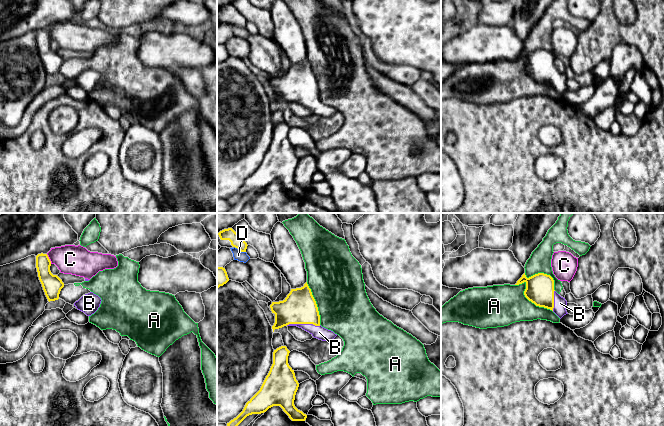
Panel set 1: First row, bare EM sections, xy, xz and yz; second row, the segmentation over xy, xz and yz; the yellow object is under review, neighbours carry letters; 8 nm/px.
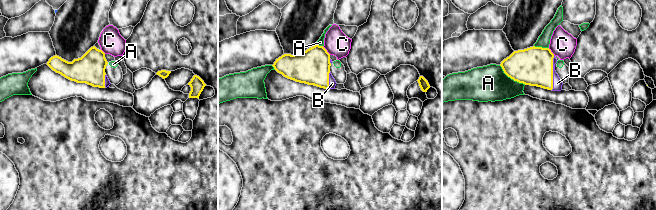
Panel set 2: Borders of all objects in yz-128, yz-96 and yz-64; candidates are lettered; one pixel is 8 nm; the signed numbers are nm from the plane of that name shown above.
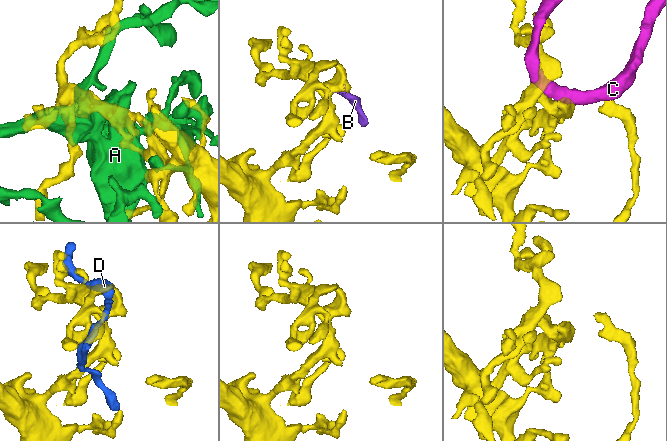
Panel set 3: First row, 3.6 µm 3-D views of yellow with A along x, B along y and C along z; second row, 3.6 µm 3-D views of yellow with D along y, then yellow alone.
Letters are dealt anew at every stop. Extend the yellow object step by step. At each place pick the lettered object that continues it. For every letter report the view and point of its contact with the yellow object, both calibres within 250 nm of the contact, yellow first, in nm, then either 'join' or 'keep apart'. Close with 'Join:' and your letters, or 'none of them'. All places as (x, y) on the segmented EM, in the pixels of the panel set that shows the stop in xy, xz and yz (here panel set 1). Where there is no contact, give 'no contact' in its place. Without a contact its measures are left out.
A: yz (527, 298) | 220/340 nm | keep apart
B: xz (303, 323) | 280/110 nm | join
C: xy (49, 259) | 160/240 nm | keep apart
D: xz (240, 250) | 100/80 nm | keep apart
Join: B

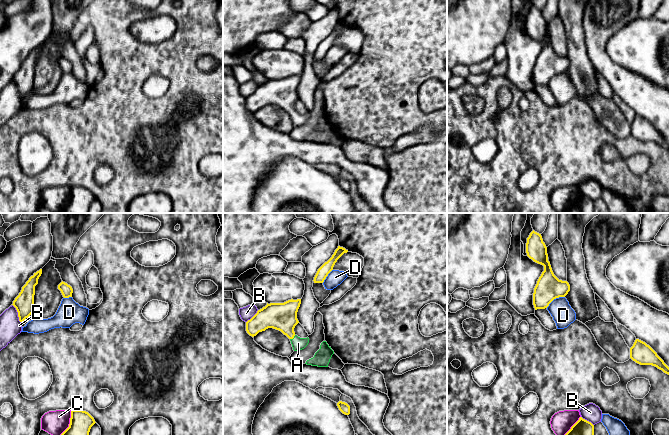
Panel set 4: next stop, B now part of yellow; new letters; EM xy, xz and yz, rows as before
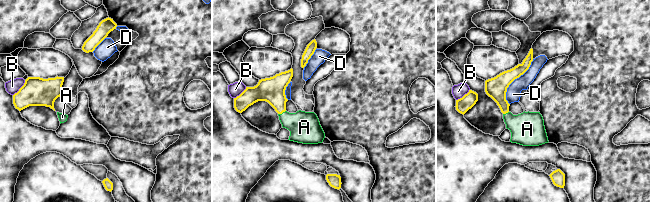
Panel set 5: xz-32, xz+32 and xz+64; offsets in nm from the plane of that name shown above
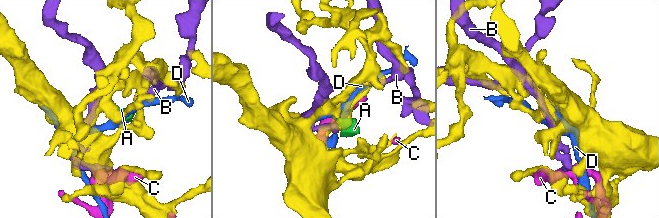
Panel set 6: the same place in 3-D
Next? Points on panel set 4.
A: xz (292, 338) | 220/100 nm | join
B: xy (18, 314) | 160/170 nm | keep apart
C: xy (70, 423) | 180/190 nm | keep apart
D: yz (555, 298) | 200/170 nm | keep apart
Join: A

